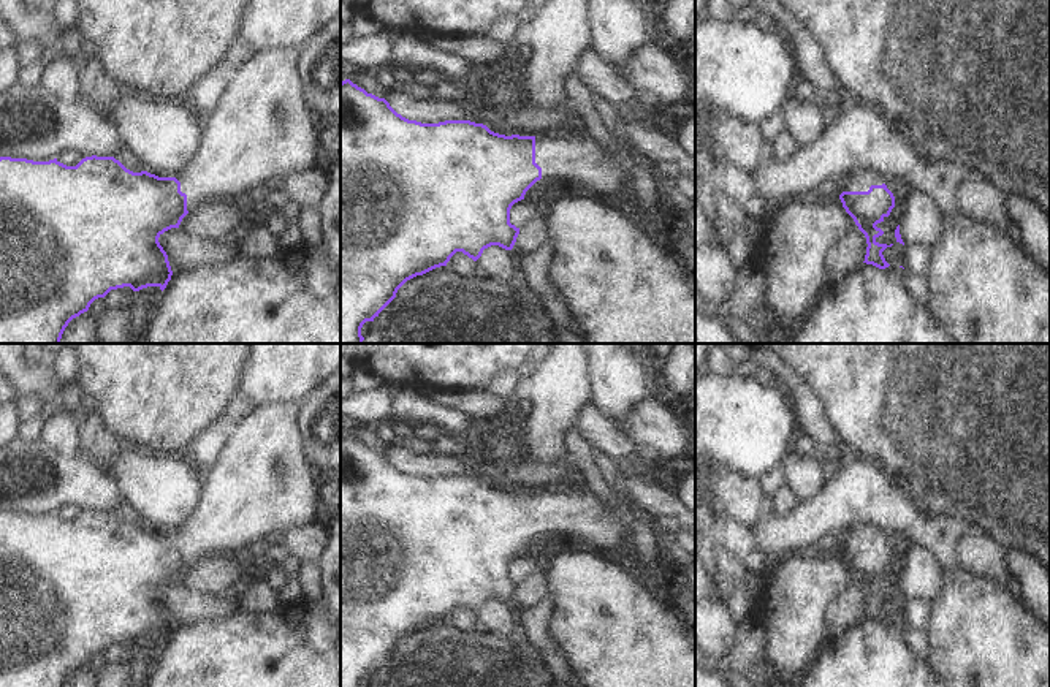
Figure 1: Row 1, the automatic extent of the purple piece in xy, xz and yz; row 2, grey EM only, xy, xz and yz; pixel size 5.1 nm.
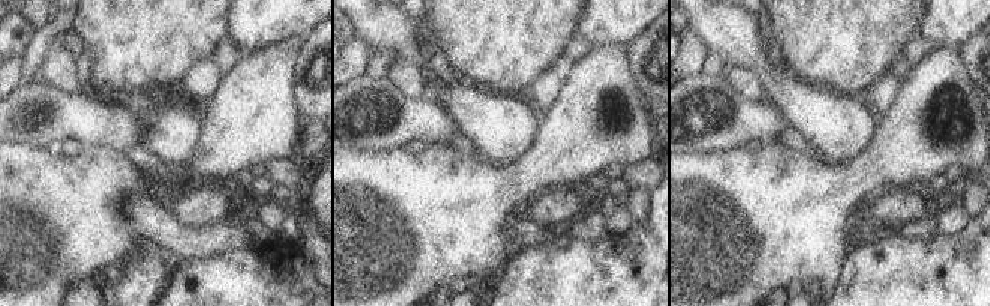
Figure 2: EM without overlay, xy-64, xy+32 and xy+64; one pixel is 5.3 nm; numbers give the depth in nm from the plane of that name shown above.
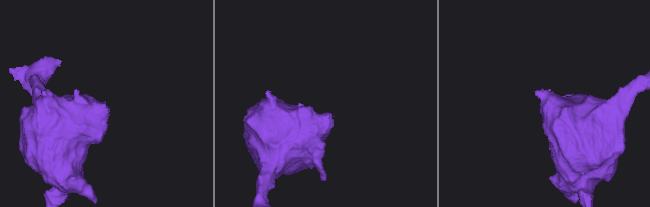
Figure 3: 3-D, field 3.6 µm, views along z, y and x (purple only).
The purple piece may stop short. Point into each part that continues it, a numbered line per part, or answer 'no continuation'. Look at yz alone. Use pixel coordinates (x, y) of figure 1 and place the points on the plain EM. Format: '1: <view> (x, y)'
1: yz (859, 535)

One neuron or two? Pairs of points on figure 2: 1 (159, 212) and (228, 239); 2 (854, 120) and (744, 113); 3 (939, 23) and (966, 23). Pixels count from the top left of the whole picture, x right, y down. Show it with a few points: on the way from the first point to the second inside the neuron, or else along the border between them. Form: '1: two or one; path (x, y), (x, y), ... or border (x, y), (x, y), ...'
1: one; path (176, 228), (186, 239), (212, 239)
2: two; border (768, 98), (792, 125)
3: one; path (945, 23), (960, 23)

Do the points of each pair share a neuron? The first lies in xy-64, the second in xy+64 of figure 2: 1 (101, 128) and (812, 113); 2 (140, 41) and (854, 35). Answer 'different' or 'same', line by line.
1: different
2: same

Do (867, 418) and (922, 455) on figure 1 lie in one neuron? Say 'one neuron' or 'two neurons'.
one neuron

